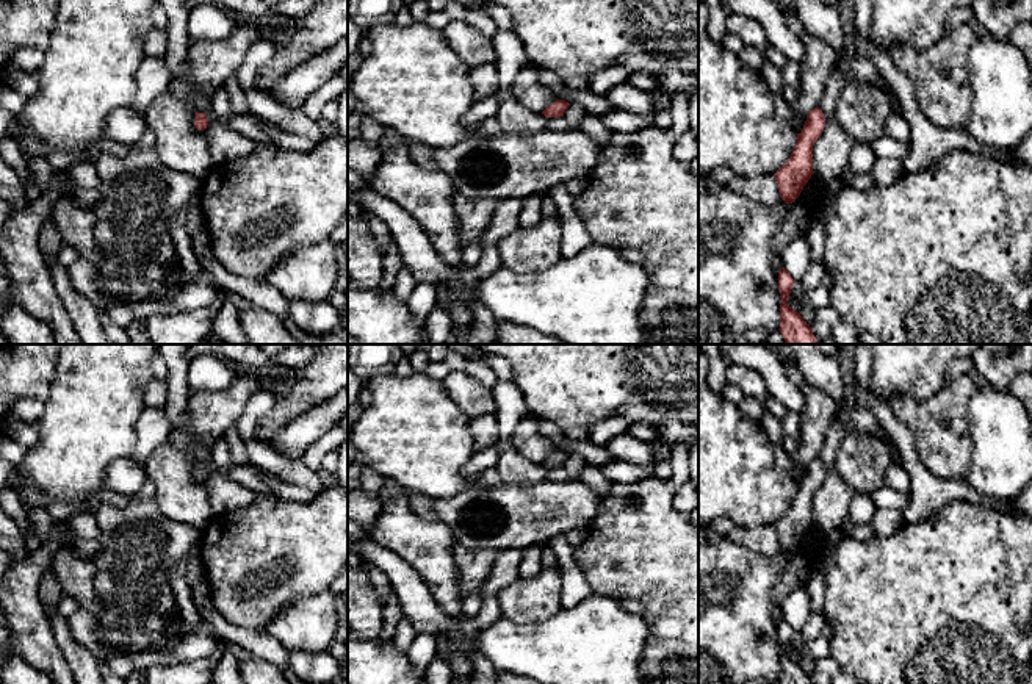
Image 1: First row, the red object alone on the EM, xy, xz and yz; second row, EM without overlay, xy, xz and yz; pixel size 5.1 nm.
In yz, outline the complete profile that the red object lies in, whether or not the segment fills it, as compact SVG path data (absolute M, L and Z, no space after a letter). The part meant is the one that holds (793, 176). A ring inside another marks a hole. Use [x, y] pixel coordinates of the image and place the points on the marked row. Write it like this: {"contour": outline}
{"contour": "M817 106L808 113L802 131L797 133L797 142L789 160L774 174L780 197L786 203L792 203L800 196L803 186L814 174L813 146L822 135L824 127L825 116Z"}

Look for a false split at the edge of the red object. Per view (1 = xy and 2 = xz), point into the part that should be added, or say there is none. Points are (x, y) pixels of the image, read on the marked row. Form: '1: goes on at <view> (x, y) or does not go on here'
1: does not go on here
2: does not go on here

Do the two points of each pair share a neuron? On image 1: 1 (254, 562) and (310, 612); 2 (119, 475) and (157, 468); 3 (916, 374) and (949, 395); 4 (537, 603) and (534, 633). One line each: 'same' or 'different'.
1: different
2: different
3: different
4: different

